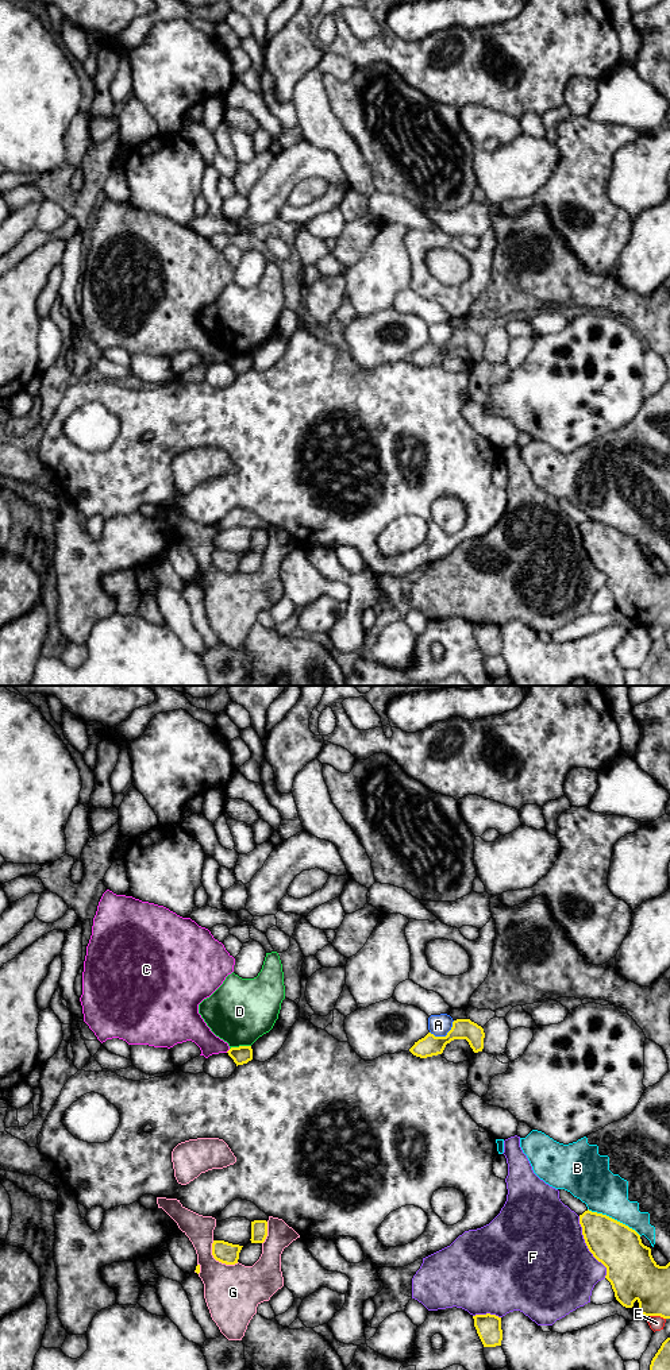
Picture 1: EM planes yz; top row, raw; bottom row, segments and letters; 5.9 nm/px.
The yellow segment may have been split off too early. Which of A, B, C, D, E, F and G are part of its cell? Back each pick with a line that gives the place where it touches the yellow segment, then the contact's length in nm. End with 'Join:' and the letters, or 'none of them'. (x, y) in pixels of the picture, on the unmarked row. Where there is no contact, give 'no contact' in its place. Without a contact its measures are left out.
Join: none of them

